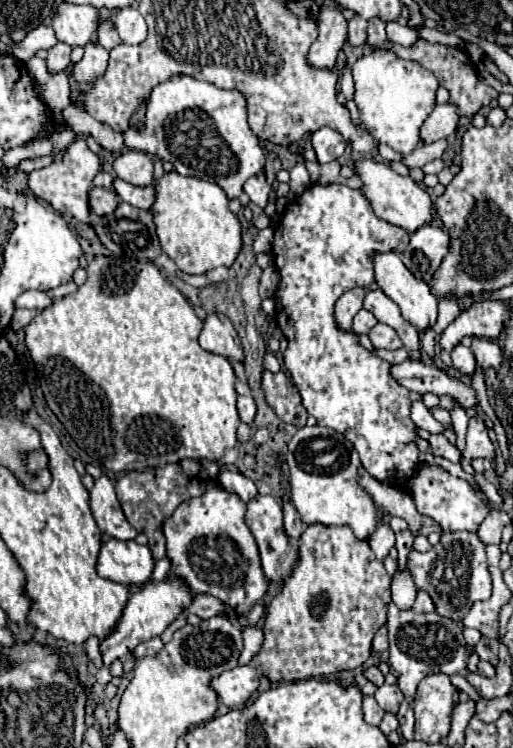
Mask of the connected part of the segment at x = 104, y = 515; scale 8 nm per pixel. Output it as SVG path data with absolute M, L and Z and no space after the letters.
M102 476L94 482L94 488L90 490L90 508L94 514L94 520L98 528L106 536L114 536L116 540L134 540L136 530L126 520L120 502L114 492L114 484L108 476Z

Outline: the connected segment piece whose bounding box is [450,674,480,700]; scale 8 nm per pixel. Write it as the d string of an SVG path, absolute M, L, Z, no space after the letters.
M454 674L454 676L450 676L450 680L452 680L452 684L454 684L458 690L464 690L472 700L478 700L478 698L480 698L480 694L470 686L470 682L468 682L464 676Z

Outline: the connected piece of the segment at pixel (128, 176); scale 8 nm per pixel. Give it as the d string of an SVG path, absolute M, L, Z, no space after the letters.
M128 150L116 158L114 174L134 186L148 186L154 182L154 160L146 152Z

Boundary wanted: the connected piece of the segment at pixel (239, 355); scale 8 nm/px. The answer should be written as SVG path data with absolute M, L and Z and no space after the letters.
M210 314L206 318L202 334L200 334L200 346L206 352L224 356L230 362L242 362L244 364L242 342L240 342L232 322L224 314Z

